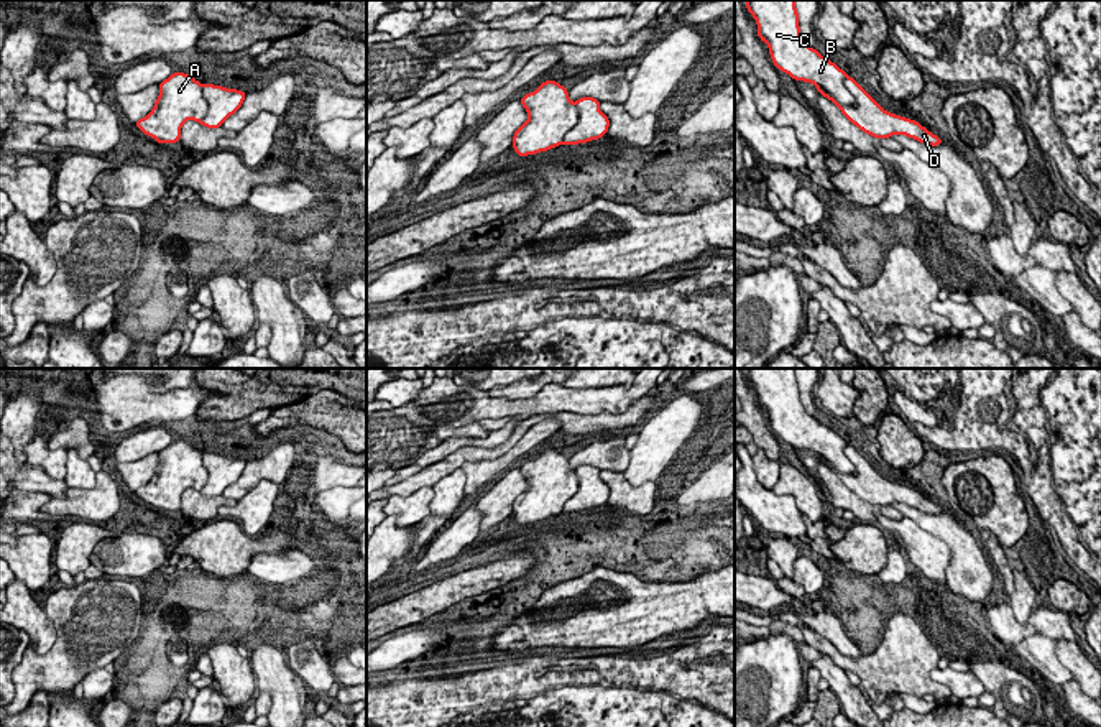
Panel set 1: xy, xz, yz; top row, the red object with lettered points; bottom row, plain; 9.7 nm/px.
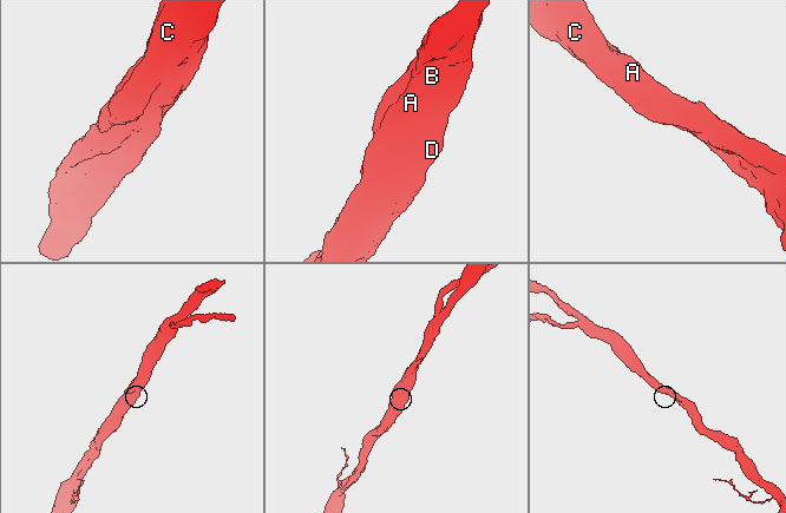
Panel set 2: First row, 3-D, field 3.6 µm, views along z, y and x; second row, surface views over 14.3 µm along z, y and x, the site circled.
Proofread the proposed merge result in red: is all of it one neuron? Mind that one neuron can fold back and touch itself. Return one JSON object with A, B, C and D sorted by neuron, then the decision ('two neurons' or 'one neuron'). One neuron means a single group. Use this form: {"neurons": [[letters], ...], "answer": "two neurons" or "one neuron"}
{"neurons": [["A", "B", "C"], ["D"]], "answer": "two neurons"}

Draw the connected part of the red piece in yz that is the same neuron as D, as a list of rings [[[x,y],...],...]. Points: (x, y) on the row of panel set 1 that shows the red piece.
[[[848,76],[845,86],[856,100],[855,107],[838,104],[820,87],[817,90],[832,100],[853,125],[873,138],[905,135],[924,145],[938,146],[943,143],[940,137],[928,132],[919,122],[884,110],[853,77]]]

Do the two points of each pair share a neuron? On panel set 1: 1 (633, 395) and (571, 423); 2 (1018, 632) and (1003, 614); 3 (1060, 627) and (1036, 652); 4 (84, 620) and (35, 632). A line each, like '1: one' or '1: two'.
1: two
2: one
3: two
4: two

